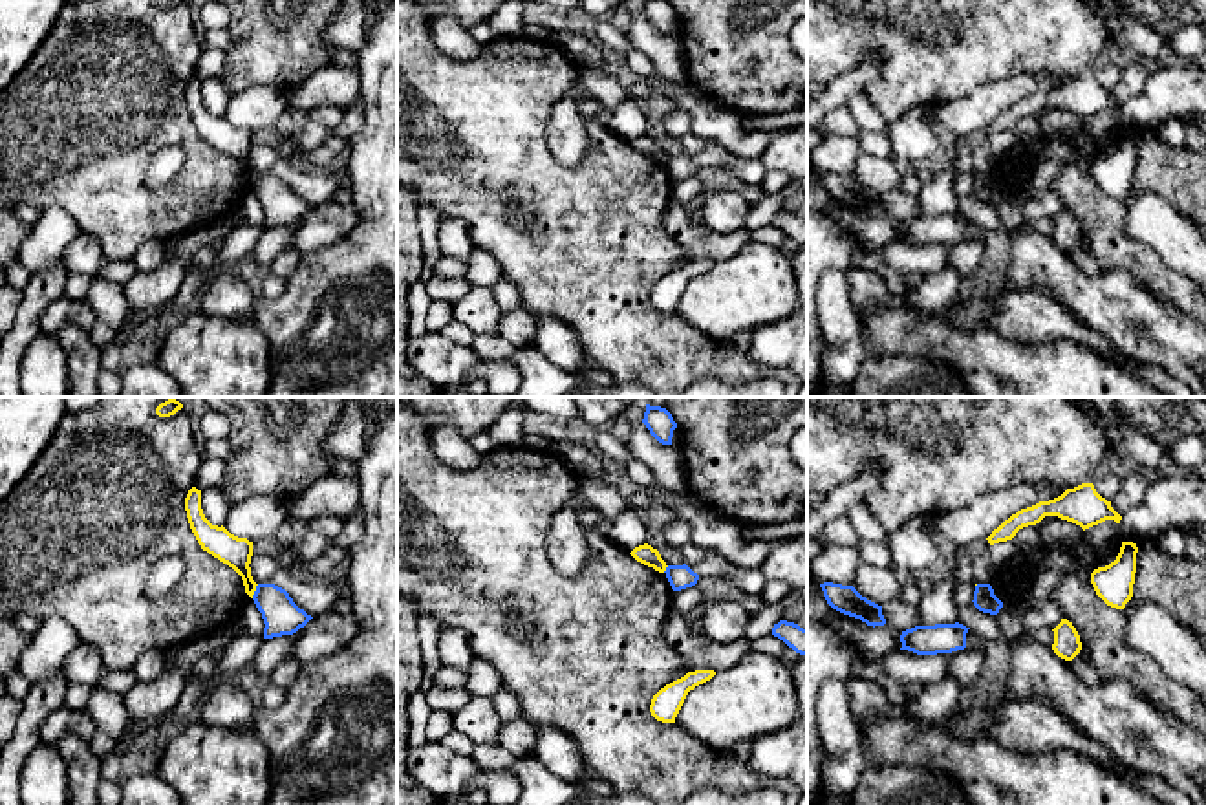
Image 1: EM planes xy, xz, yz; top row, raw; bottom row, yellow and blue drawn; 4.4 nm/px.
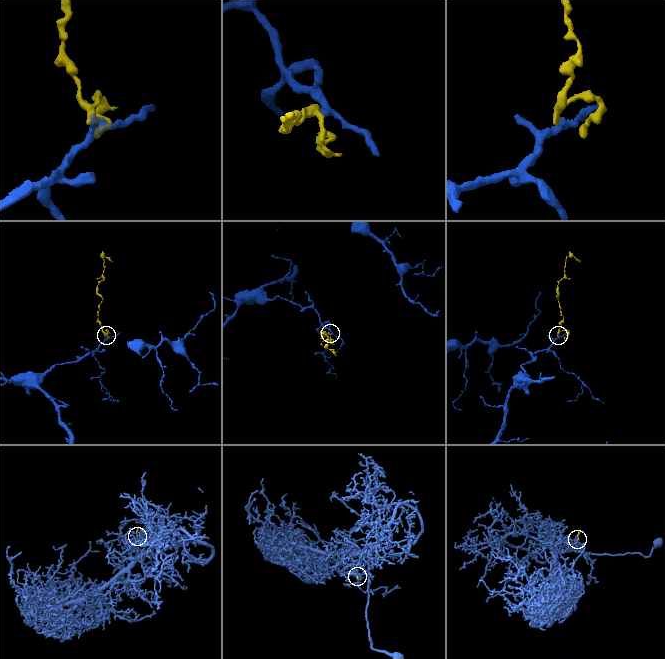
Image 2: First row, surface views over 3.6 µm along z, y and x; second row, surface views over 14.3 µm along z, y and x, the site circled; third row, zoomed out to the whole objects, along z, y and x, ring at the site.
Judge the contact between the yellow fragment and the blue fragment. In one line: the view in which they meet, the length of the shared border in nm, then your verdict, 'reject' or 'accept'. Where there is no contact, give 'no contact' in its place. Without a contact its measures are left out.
contact in xy; length 70 nm; reject

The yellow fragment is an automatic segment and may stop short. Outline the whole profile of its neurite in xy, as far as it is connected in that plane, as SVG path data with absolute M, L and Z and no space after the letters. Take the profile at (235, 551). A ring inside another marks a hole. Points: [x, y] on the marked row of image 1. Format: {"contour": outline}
{"contour": "M192 487L185 498L190 529L203 551L232 567L243 580L245 593L253 598L256 582L251 576L253 542L231 534L223 525L212 525L201 509L201 490Z"}

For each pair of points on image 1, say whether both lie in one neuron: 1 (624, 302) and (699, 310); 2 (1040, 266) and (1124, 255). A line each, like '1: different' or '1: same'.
1: different
2: different

